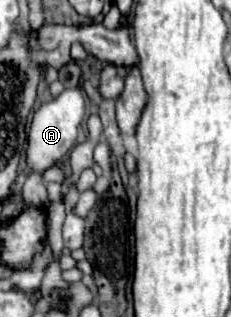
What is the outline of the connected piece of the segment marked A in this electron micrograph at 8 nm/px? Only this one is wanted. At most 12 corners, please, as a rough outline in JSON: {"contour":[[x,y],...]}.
{"contour":[[79,88],[31,122],[27,170],[43,174],[71,152],[85,114]]}

